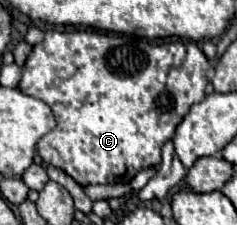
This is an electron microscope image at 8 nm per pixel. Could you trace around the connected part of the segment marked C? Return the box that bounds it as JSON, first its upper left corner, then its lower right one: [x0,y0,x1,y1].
[18,30,208,186]

